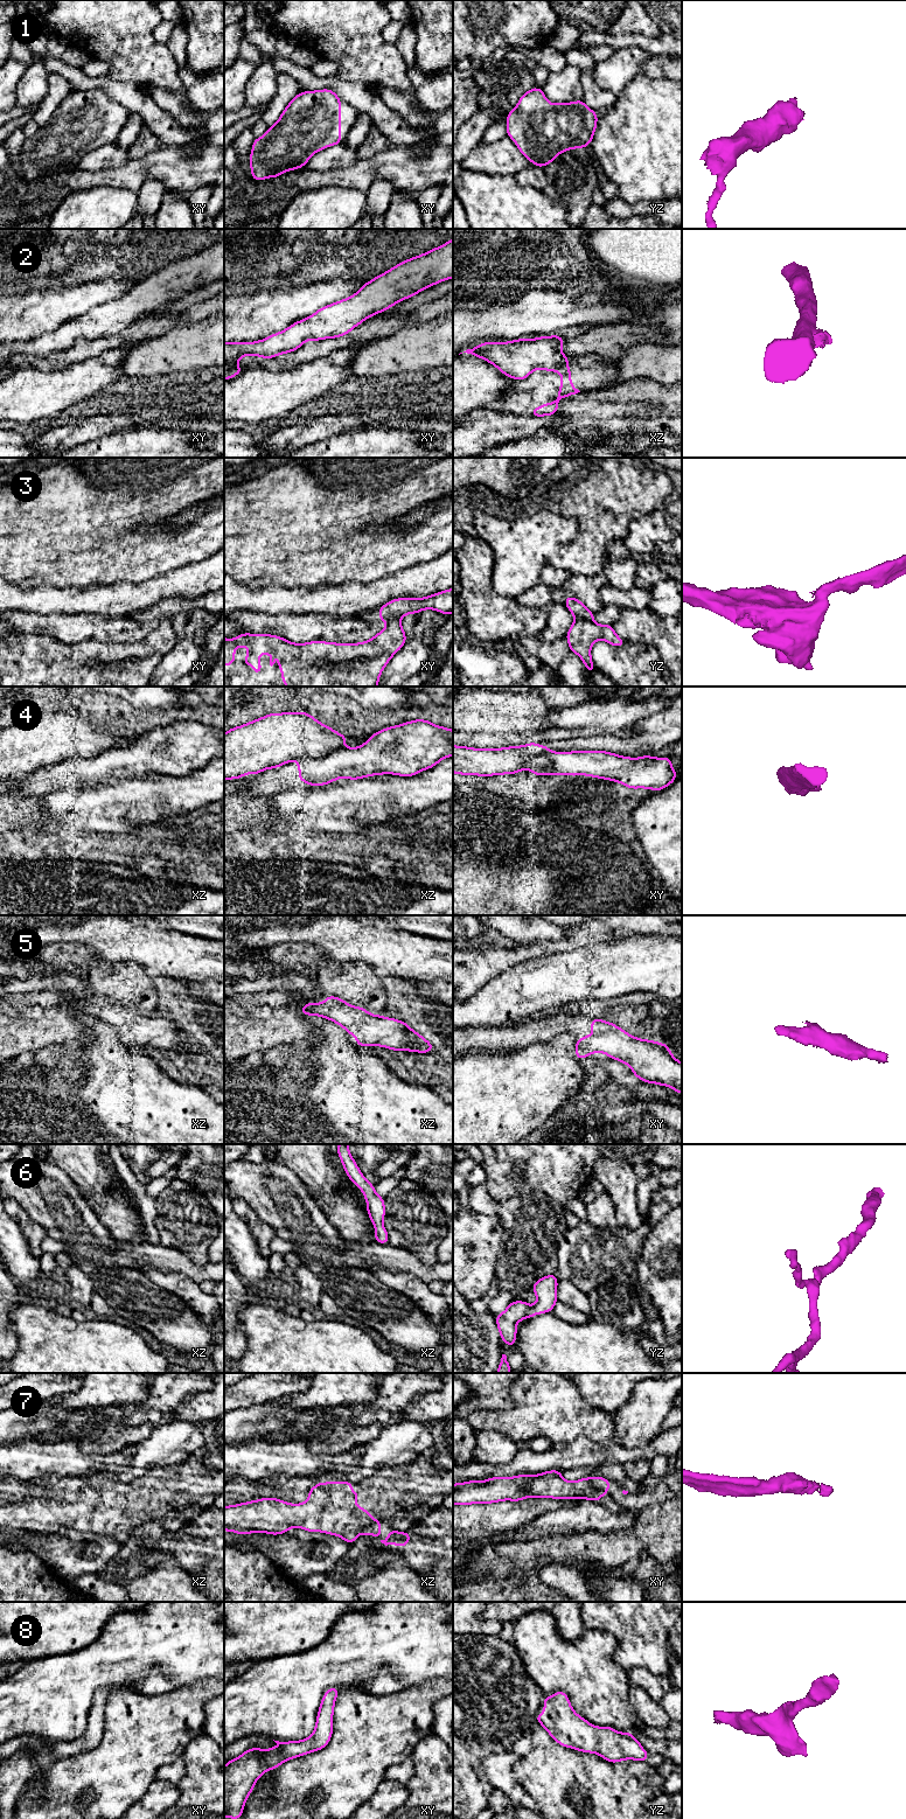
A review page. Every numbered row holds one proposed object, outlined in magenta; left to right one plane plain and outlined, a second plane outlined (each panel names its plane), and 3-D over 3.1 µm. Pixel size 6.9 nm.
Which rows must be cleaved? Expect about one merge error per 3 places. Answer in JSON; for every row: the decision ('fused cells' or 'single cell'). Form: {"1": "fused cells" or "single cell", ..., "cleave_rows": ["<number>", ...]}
{"1": "single cell", "2": "fused cells", "3": "fused cells", "4": "fused cells", "5": "single cell", "6": "single cell", "7": "fused cells", "8": "single cell", "cleave_rows": ["2", "3", "4", "7"]}

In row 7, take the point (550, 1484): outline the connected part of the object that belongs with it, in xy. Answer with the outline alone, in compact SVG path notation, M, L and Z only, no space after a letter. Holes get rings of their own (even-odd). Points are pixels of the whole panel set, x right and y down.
M560 1470L453 1484L453 1505L520 1501L530 1497L588 1499L599 1503L604 1494L604 1491L592 1485L591 1477L569 1482L562 1477Z

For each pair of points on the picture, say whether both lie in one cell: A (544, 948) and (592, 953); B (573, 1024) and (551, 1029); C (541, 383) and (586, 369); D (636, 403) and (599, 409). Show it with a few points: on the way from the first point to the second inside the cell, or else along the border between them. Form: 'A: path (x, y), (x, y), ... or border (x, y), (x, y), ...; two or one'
A: border (591, 943), (537, 957); two
B: path (568, 1024), (557, 1024); one
C: path (552, 383), (559, 383), (575, 377); one
D: path (627, 403), (608, 403); one

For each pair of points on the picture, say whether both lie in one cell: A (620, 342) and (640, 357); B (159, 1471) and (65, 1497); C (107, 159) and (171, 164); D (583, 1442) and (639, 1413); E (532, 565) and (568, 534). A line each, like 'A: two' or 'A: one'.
A: two
B: one
C: two
D: two
E: one

